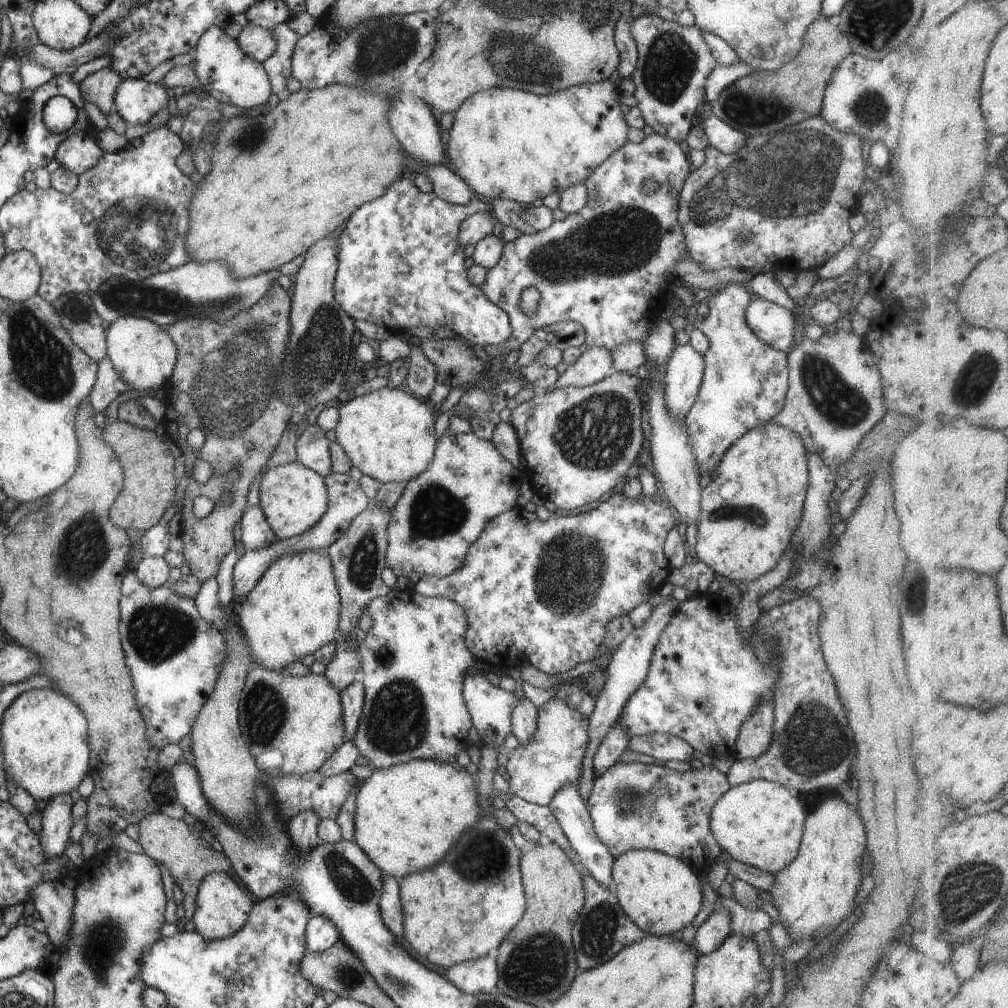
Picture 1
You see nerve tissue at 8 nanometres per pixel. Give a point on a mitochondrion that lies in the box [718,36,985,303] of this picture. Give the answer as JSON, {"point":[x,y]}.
{"point":[733,101]}

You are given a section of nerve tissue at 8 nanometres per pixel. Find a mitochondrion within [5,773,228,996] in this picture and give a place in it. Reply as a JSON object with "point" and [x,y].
{"point":[102,942]}

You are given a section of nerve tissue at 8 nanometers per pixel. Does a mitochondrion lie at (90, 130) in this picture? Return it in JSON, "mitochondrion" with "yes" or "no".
{"mitochondrion":"no"}

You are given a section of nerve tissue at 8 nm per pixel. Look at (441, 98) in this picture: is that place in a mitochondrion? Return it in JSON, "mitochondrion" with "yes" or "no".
{"mitochondrion":"no"}

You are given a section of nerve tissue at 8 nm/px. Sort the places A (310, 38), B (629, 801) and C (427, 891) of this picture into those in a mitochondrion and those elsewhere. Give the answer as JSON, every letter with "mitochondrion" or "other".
{"A":"other","B":"mitochondrion","C":"other"}

